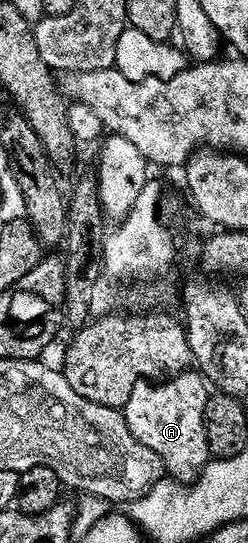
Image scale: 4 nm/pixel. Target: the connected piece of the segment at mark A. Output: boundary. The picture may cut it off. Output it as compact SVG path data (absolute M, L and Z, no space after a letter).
M180 380L161 382L159 386L149 386L145 391L138 389L129 395L127 403L123 405L125 421L137 441L143 442L149 449L155 450L164 462L166 473L177 478L182 484L191 484L204 471L211 458L209 435L206 432L205 408L211 392L199 384L181 383Z

